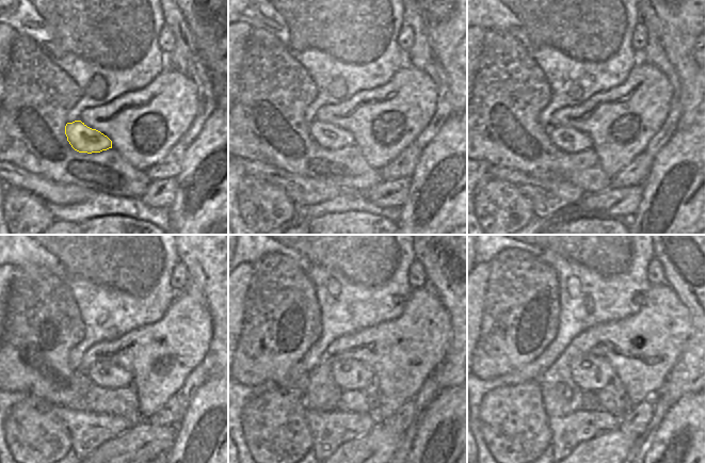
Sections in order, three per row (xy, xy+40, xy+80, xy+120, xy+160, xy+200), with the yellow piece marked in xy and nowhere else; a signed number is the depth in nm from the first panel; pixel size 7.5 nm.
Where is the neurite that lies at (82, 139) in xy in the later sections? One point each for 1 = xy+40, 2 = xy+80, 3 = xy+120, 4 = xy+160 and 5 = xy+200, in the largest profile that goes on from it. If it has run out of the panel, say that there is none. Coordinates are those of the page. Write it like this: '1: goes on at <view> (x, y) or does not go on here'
1: goes on at xy+40 (331, 138)
2: goes on at xy+80 (567, 139)
3: goes on at xy+120 (106, 374)
4: goes on at xy+160 (350, 374)
5: goes on at xy+200 (592, 373)

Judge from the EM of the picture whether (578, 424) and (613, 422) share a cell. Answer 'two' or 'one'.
one

